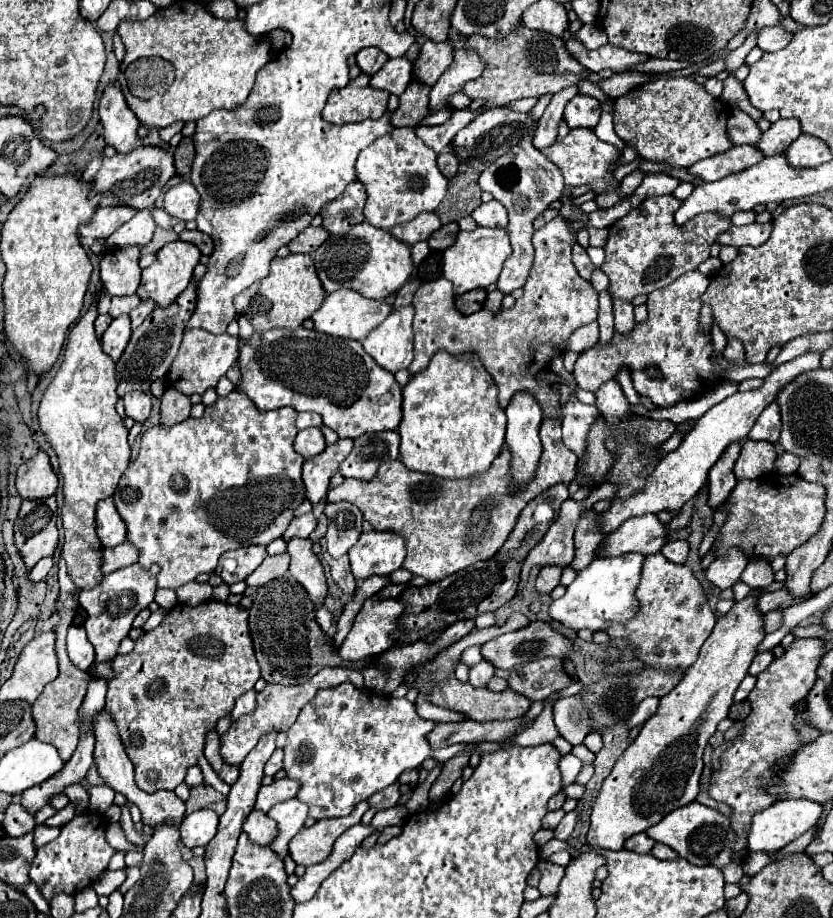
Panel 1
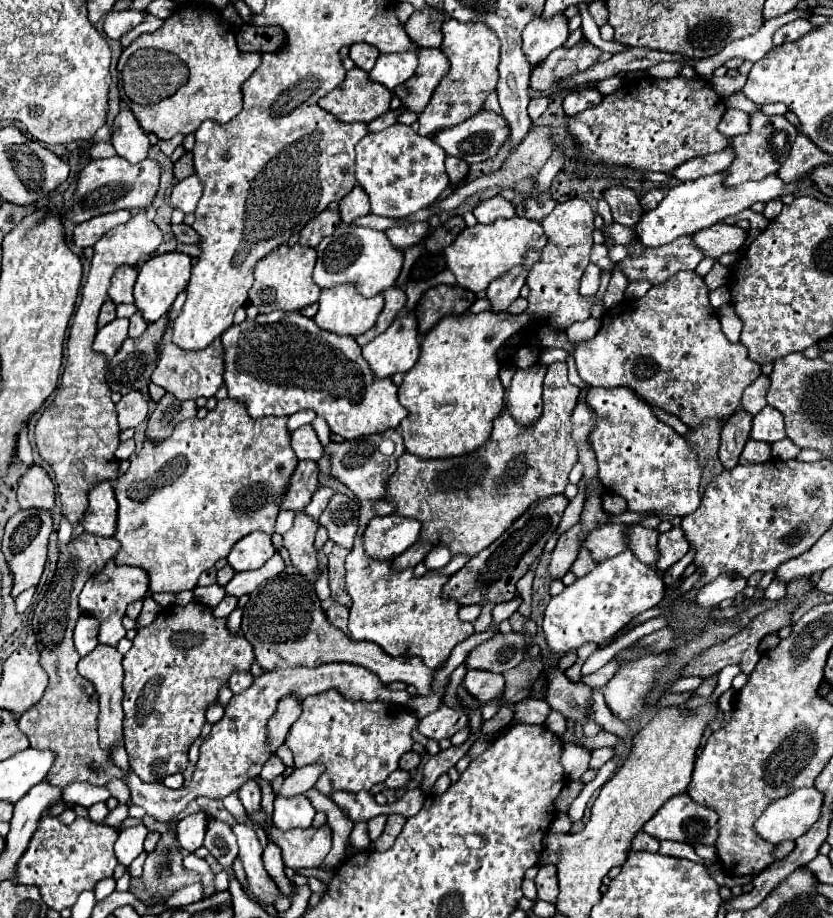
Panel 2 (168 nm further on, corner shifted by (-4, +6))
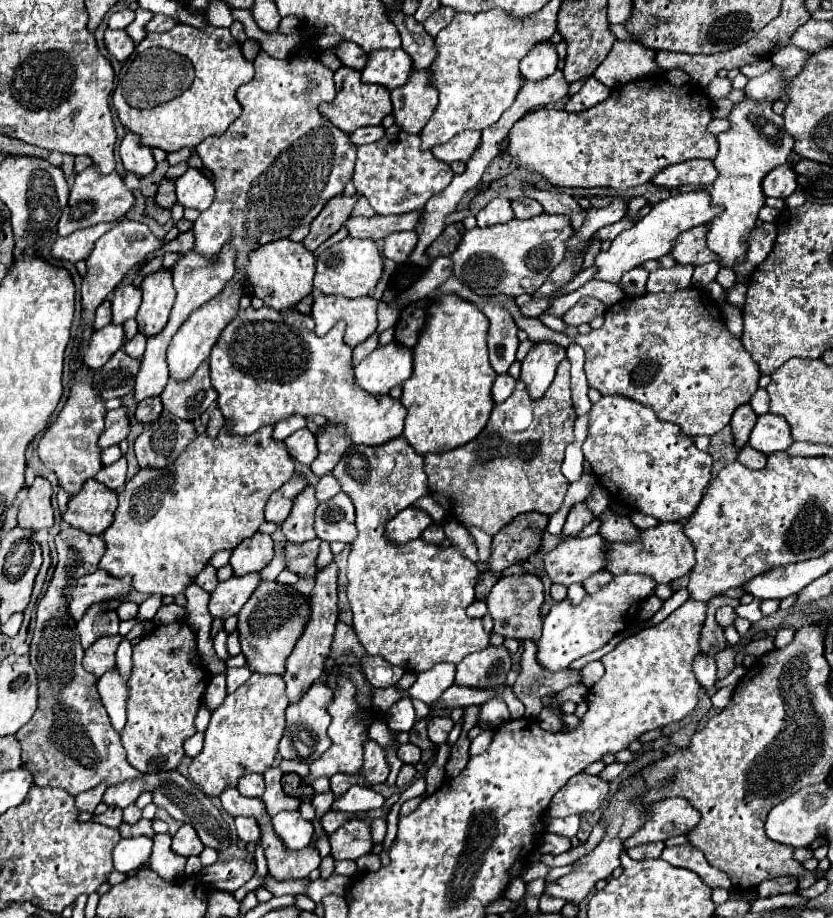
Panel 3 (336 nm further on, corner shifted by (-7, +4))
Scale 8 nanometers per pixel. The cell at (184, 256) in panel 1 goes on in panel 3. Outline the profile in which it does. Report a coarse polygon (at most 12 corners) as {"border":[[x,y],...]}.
{"border":[[172,269],[142,281],[136,321],[146,337],[166,327],[176,291]]}

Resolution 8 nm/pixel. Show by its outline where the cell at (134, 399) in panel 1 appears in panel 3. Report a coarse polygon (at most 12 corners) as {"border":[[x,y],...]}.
{"border":[[126,407],[106,413],[100,447],[118,445],[130,433]]}

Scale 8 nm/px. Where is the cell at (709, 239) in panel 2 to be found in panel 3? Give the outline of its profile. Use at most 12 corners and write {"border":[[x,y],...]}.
{"border":[[708,225],[680,235],[672,249],[678,263],[718,261],[706,245]]}

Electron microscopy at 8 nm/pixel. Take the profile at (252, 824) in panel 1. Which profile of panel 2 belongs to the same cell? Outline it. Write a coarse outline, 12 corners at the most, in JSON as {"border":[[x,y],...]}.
{"border":[[247,781],[239,799],[251,815],[261,809],[261,787]]}

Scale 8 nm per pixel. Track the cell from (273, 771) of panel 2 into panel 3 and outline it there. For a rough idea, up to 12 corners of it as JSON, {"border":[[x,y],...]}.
{"border":[[272,767],[264,773],[262,795],[268,815],[298,809],[300,801],[282,789],[282,771]]}

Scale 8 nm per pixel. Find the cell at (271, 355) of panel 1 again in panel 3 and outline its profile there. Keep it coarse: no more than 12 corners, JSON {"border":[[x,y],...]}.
{"border":[[238,311],[210,355],[230,433],[324,415],[356,445],[406,407],[356,387],[344,323]]}

